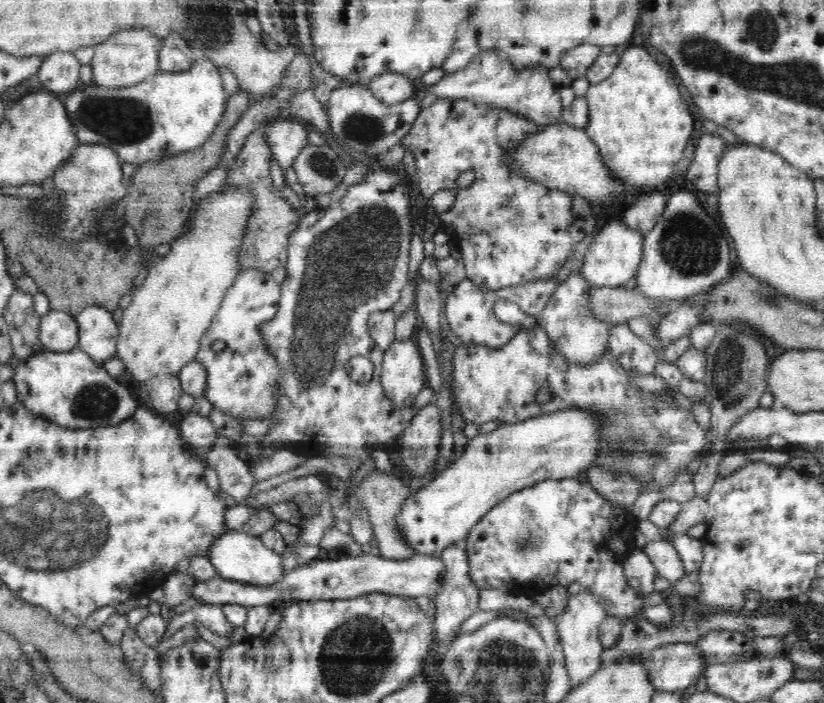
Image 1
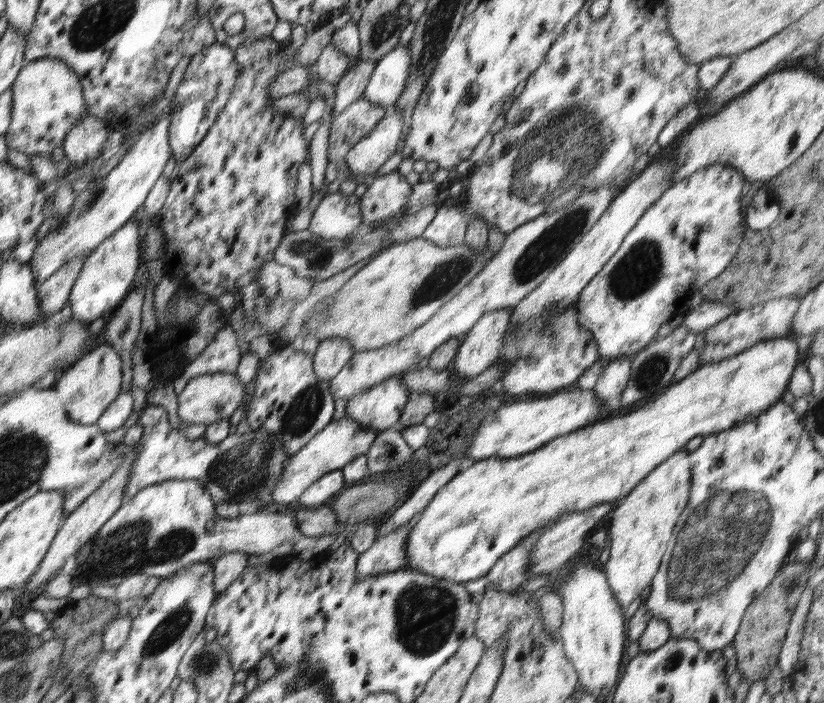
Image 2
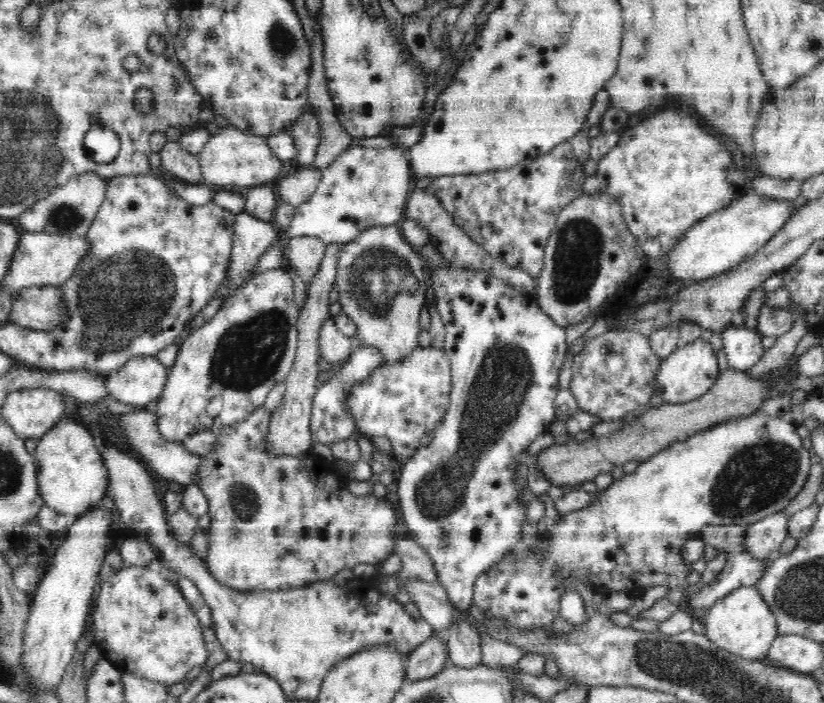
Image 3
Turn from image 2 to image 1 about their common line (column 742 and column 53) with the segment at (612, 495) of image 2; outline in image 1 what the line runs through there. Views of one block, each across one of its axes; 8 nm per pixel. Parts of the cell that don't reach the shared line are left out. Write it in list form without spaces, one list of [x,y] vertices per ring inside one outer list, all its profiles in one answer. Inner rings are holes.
[[[76,347],[64,352],[41,350],[14,370],[17,399],[33,415],[71,429],[114,426],[128,420],[141,402],[132,387],[118,382],[102,365]]]

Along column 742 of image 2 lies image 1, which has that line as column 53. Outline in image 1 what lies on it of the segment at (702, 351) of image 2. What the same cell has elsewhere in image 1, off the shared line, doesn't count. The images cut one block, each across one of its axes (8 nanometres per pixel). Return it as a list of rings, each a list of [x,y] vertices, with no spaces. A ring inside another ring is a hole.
[[[51,309],[41,316],[39,342],[43,350],[64,352],[78,346],[78,325],[74,317]]]

